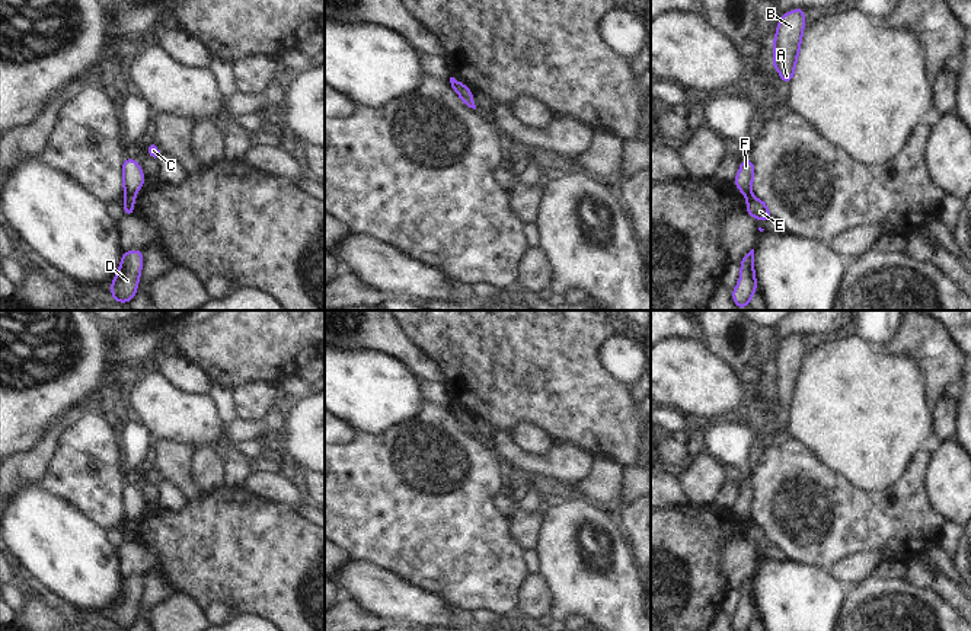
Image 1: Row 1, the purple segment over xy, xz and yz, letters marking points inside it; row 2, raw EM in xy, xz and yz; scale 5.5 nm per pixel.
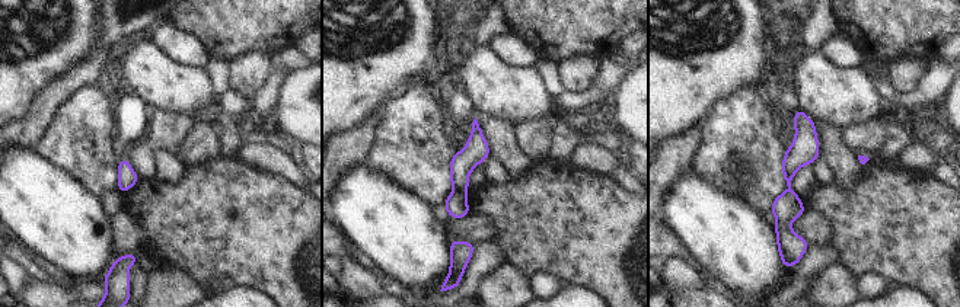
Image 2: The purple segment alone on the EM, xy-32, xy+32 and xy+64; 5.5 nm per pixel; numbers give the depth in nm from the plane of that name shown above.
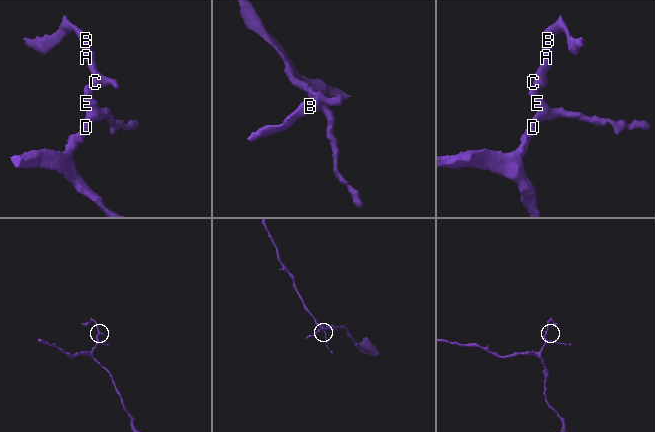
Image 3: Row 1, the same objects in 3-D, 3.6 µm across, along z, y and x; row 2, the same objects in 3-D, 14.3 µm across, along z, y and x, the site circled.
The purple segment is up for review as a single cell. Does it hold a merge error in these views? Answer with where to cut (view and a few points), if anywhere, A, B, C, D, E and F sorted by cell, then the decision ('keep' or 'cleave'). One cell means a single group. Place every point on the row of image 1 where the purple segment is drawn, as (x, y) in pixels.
cut in xy along (125, 194), (134, 196); A B C F / D E; cleave

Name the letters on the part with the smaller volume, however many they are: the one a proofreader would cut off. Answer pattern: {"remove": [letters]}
{"remove": ["A", "B", "C", "F"]}

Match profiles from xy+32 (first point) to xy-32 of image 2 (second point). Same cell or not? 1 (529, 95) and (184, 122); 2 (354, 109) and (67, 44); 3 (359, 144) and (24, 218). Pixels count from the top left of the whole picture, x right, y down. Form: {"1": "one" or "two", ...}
{"1": "two", "2": "one", "3": "two"}

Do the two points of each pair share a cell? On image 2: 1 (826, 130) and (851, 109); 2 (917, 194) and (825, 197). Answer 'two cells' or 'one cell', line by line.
1: two cells
2: one cell

